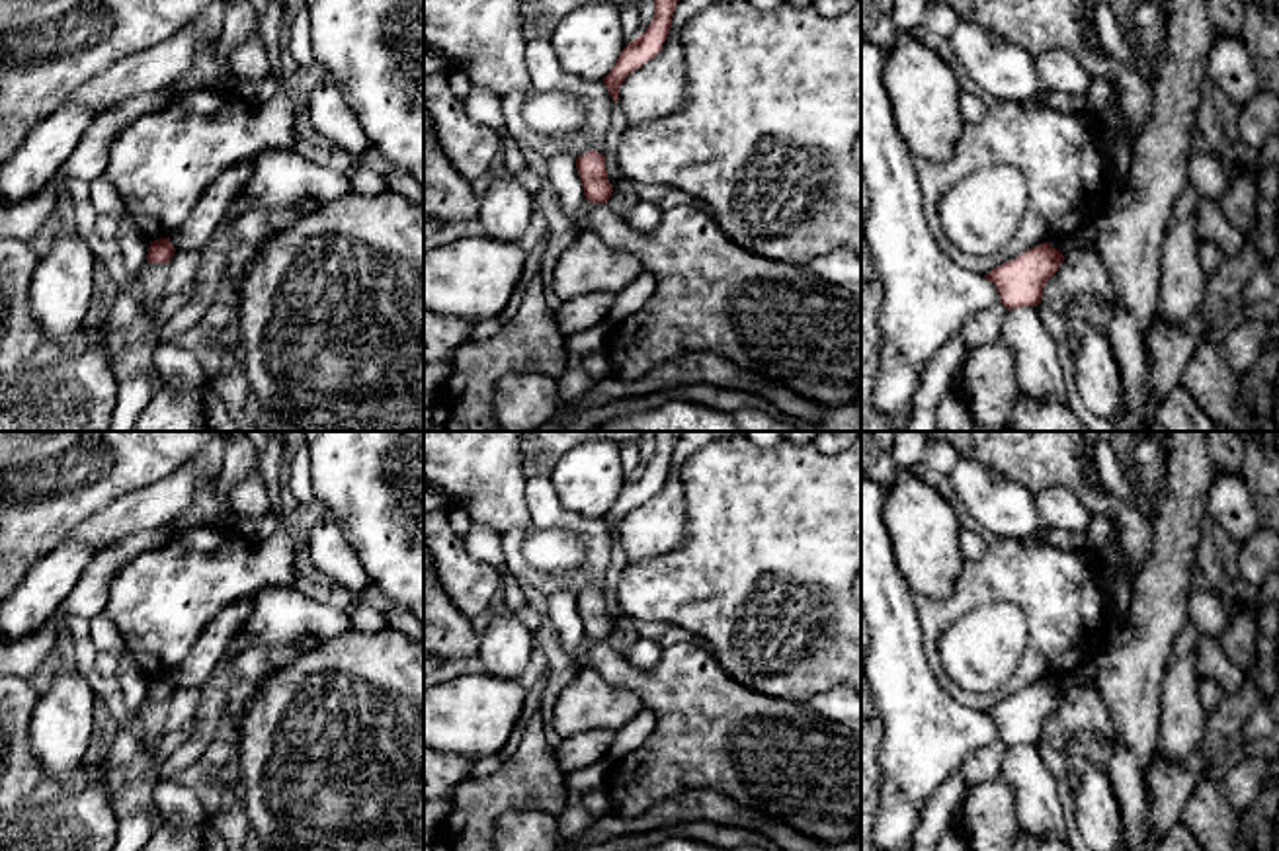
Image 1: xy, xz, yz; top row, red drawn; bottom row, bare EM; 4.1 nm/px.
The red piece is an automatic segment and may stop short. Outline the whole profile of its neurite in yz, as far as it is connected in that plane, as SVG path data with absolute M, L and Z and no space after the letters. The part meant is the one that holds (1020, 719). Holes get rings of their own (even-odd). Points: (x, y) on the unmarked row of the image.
M1045 679L994 705L984 714L996 722L1000 740L1008 748L1037 744L1043 736L1043 724L1058 709L1062 699L1062 689Z

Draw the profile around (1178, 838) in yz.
M1181 820L1172 824L1158 839L1154 851L1205 851Z

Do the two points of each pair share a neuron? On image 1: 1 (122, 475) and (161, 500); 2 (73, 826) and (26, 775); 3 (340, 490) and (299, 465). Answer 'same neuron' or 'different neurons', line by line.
1: different neurons
2: different neurons
3: different neurons

